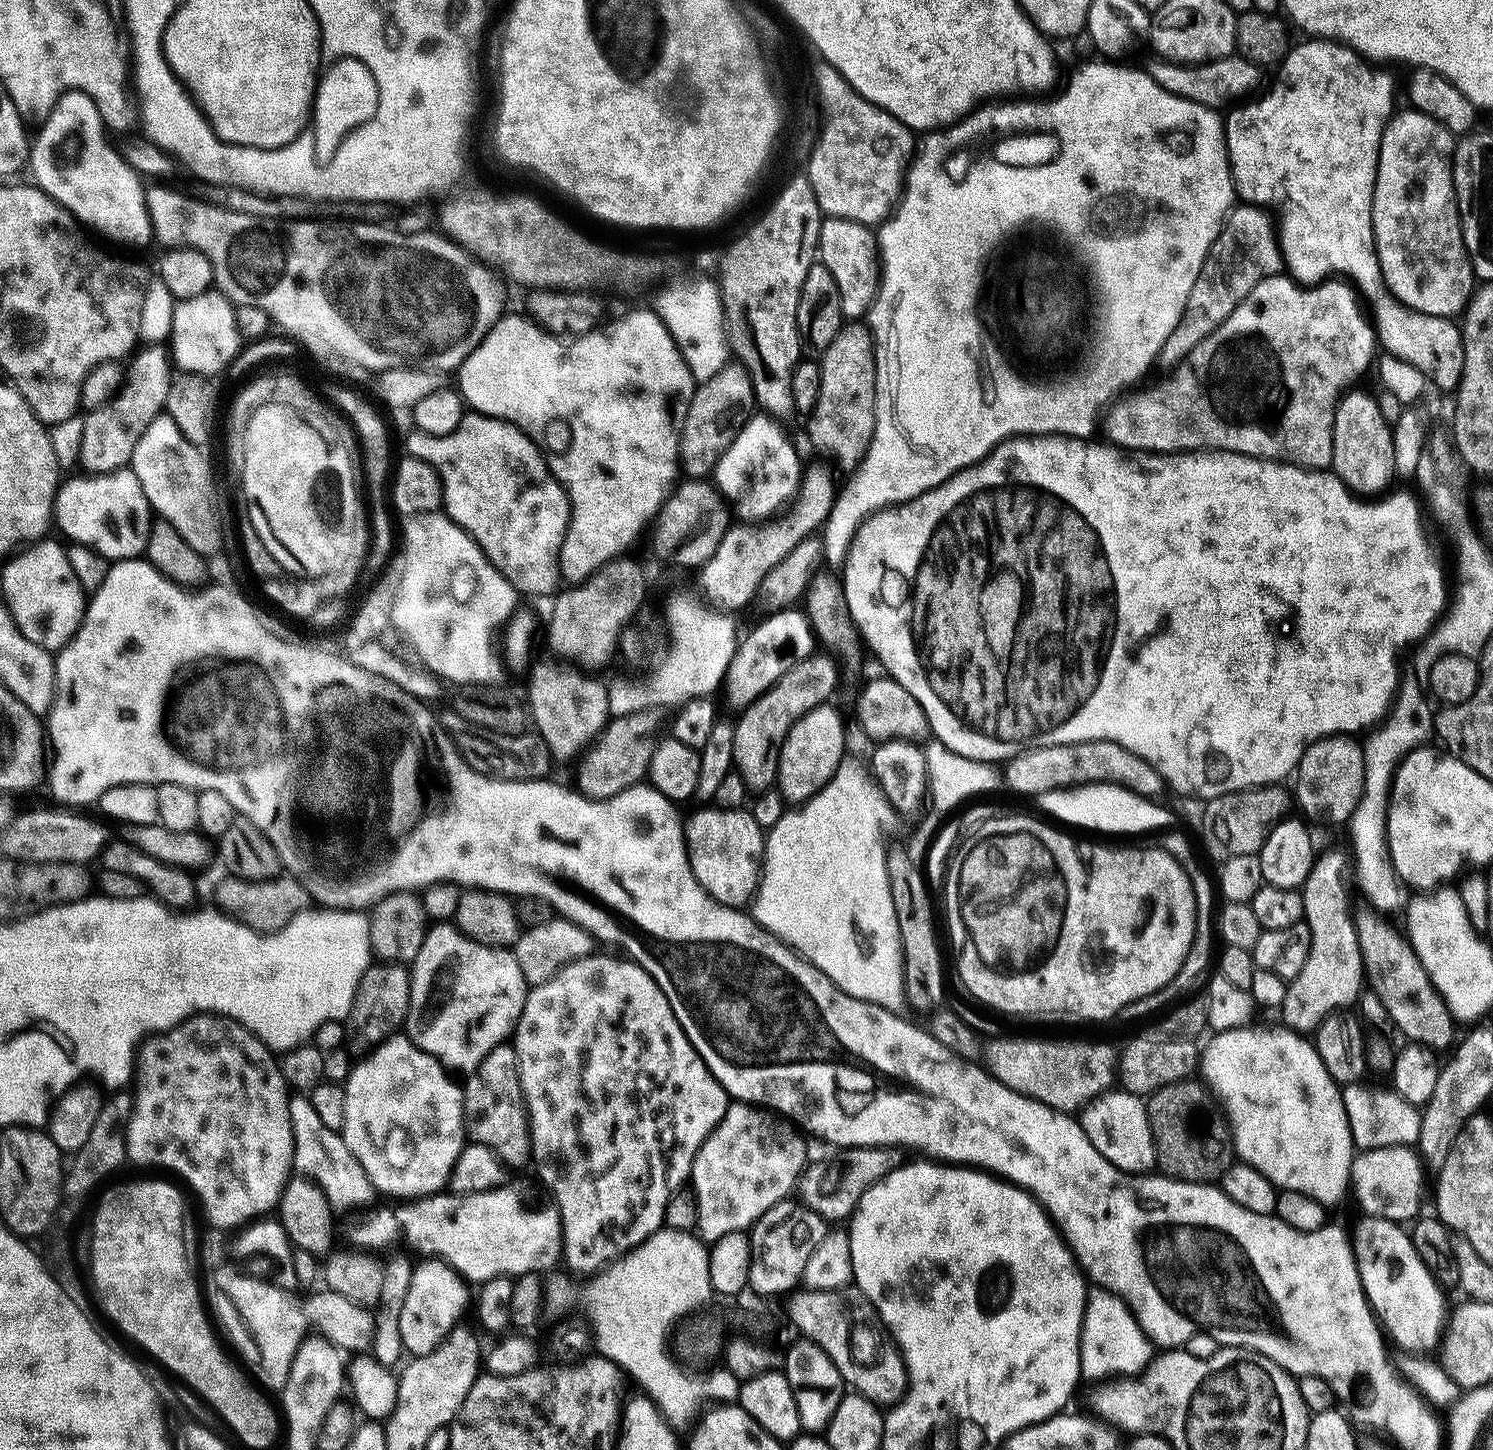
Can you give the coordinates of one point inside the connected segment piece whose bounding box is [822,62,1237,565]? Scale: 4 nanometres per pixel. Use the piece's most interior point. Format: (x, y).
(1117, 168)

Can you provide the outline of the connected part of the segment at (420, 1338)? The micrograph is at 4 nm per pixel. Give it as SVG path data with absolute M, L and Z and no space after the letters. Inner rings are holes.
M424 1258L421 1261L413 1270L400 1316L403 1351L412 1358L430 1354L444 1343L449 1332L461 1323L460 1315L470 1308L469 1285L460 1273L439 1258Z

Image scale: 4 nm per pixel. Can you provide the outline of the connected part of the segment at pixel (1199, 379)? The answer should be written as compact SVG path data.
M1277 274L1258 282L1258 286L1254 286L1254 290L1250 290L1250 294L1246 294L1246 298L1242 303L1233 310L1230 318L1226 318L1226 322L1218 325L1209 336L1202 338L1190 350L1188 356L1184 357L1179 364L1169 371L1172 373L1165 380L1158 381L1153 388L1144 388L1141 392L1132 392L1129 396L1122 397L1116 405L1113 403L1103 413L1102 432L1104 428L1105 434L1109 436L1105 437L1113 445L1125 450L1138 452L1195 452L1197 450L1237 452L1243 456L1258 456L1266 460L1278 460L1286 464L1299 464L1301 468L1327 469L1332 463L1334 422L1336 421L1336 408L1340 405L1340 398L1355 385L1352 383L1371 364L1373 367L1374 356L1372 360L1372 351L1377 351L1378 348L1373 325L1366 319L1365 313L1364 316L1360 313L1359 303L1361 304L1361 301L1358 299L1353 285L1348 282L1341 282L1336 278L1321 282L1315 286L1301 286L1295 279L1284 274Z

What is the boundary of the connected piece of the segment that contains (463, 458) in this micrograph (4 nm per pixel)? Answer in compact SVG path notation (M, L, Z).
M468 410L456 429L445 436L431 436L412 430L406 452L409 456L430 462L430 466L436 468L444 487L443 511L461 530L472 536L472 541L511 582L517 593L551 597L561 587L560 551L568 533L568 493L548 468L544 453L529 433L509 424L507 420L499 420L497 416L483 416L480 412Z

